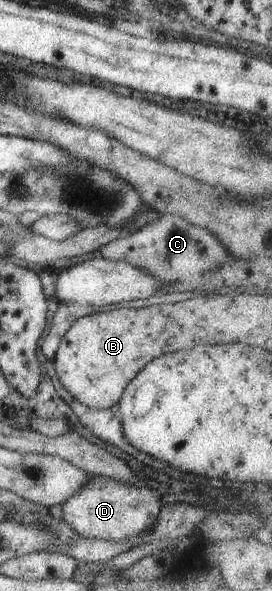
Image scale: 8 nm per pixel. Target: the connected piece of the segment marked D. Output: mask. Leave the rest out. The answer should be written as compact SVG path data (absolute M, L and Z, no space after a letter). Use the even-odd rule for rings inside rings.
M91 476L61 507L62 520L85 539L106 542L133 540L139 543L134 537L153 526L162 505L160 495L145 485L134 486L107 476Z

